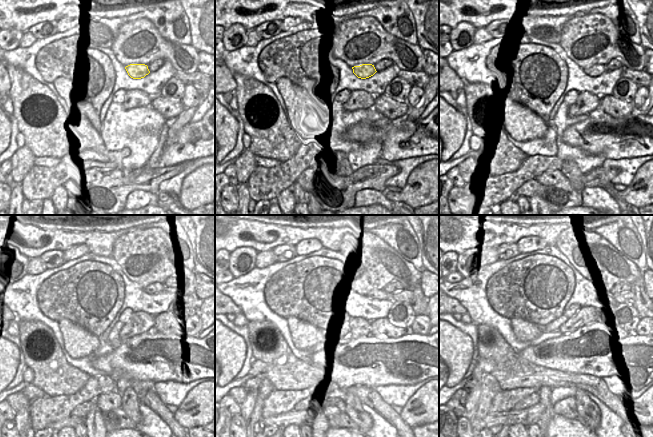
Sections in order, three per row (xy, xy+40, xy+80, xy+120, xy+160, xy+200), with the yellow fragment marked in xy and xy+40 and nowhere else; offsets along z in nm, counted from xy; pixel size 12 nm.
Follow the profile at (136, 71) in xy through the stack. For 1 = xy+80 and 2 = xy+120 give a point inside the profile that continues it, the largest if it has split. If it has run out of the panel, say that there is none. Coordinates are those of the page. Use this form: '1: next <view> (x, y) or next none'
1: next xy+80 (597, 69)
2: next xy+120 (153, 289)

